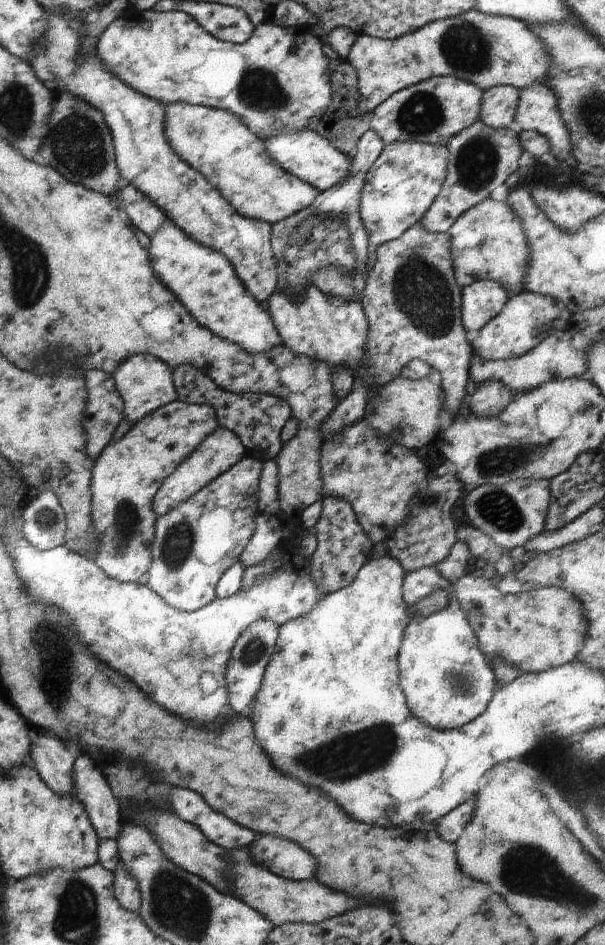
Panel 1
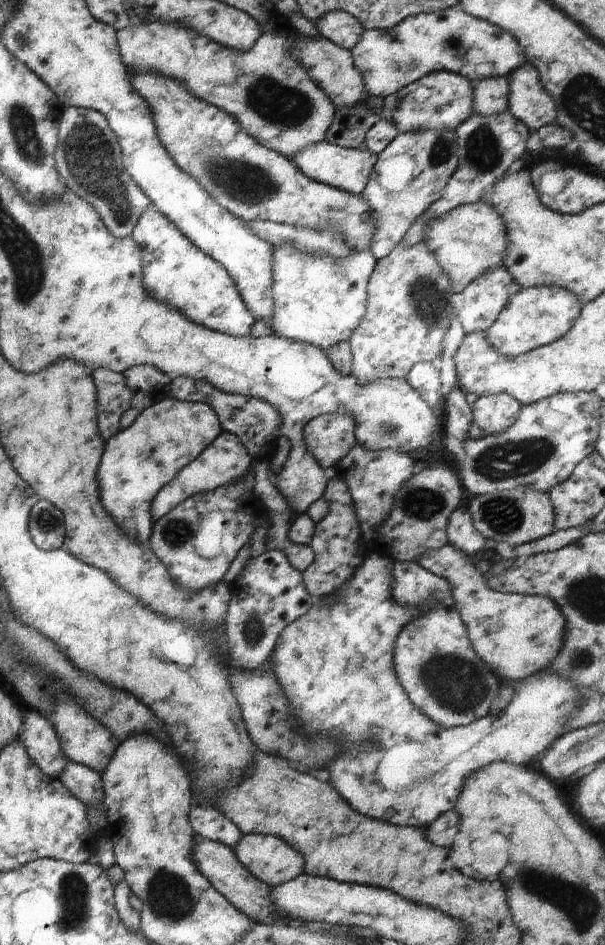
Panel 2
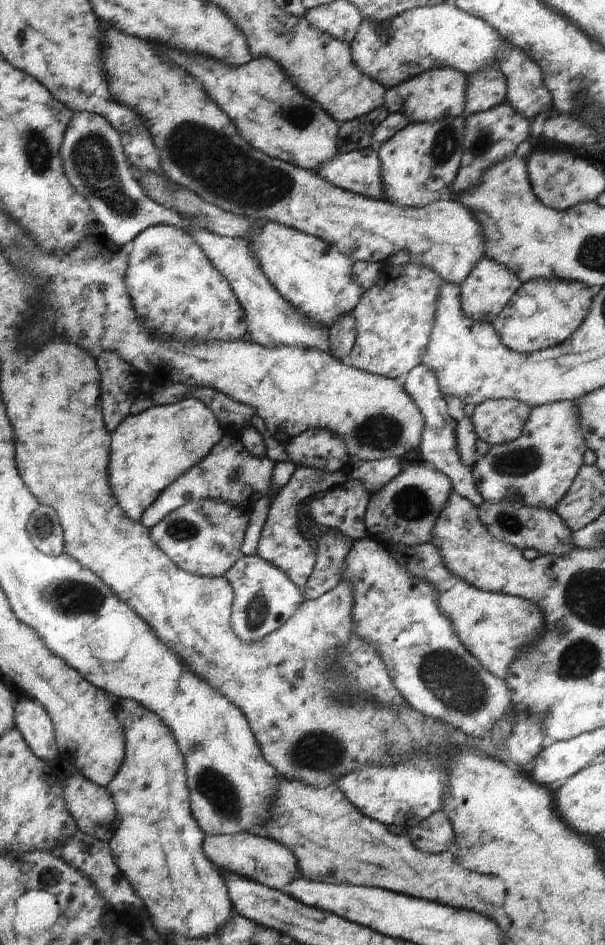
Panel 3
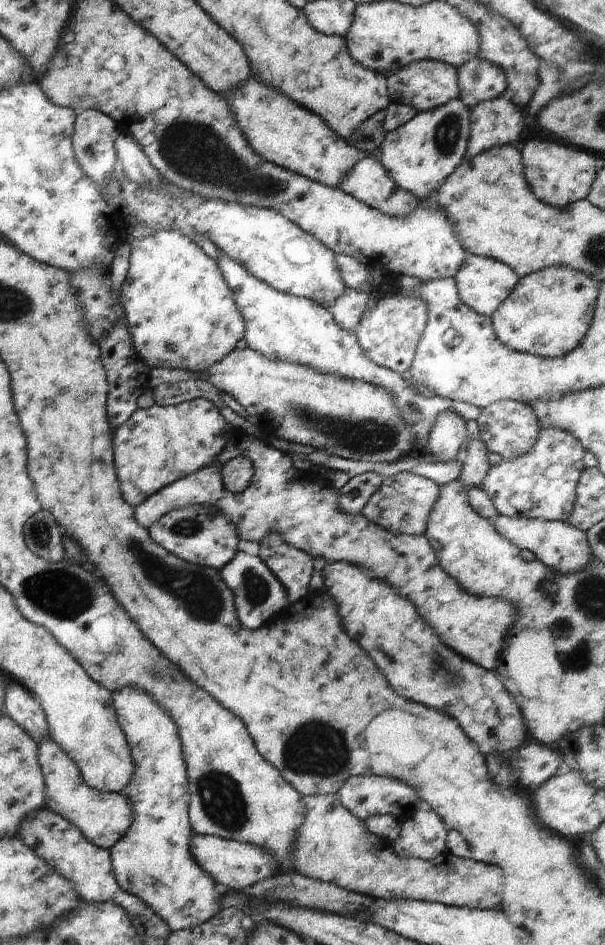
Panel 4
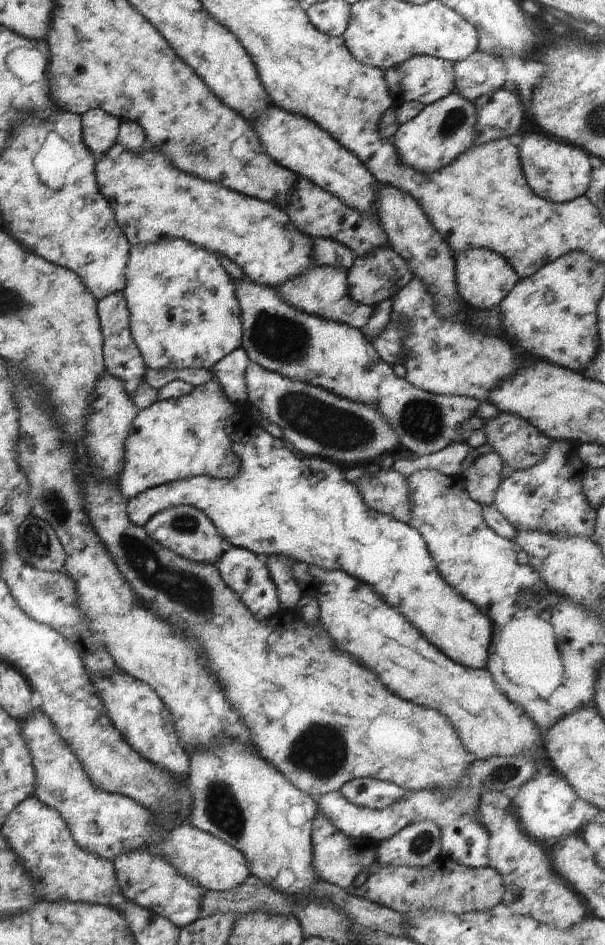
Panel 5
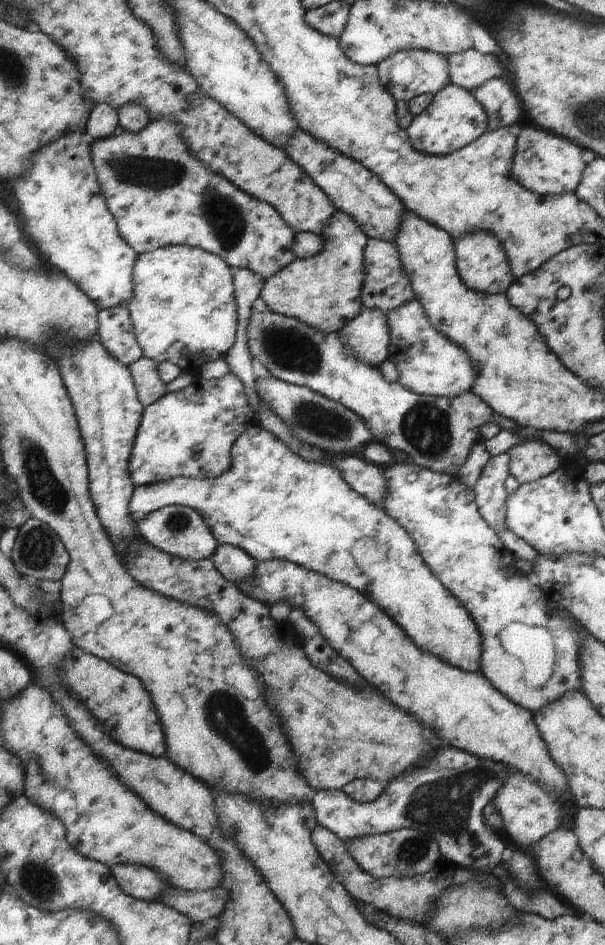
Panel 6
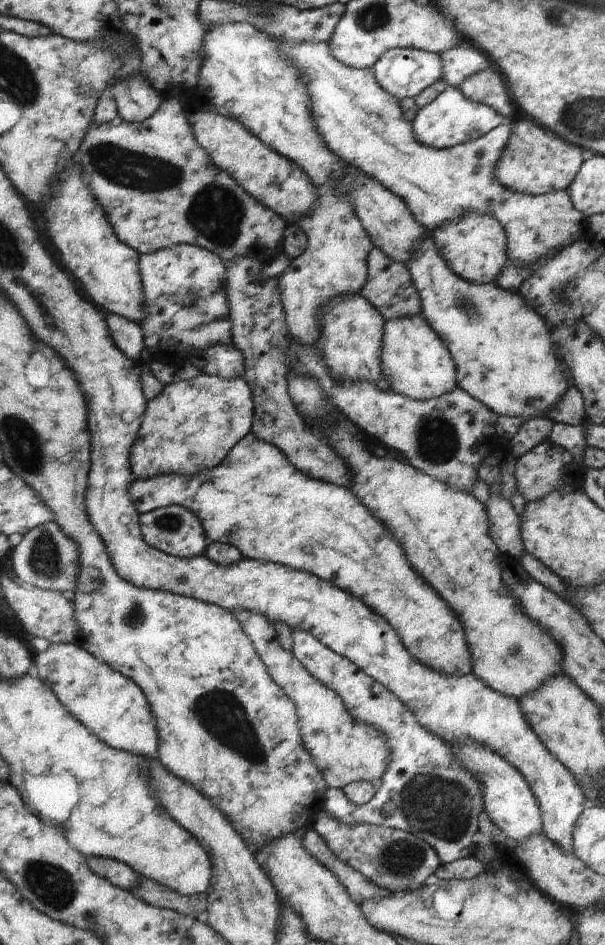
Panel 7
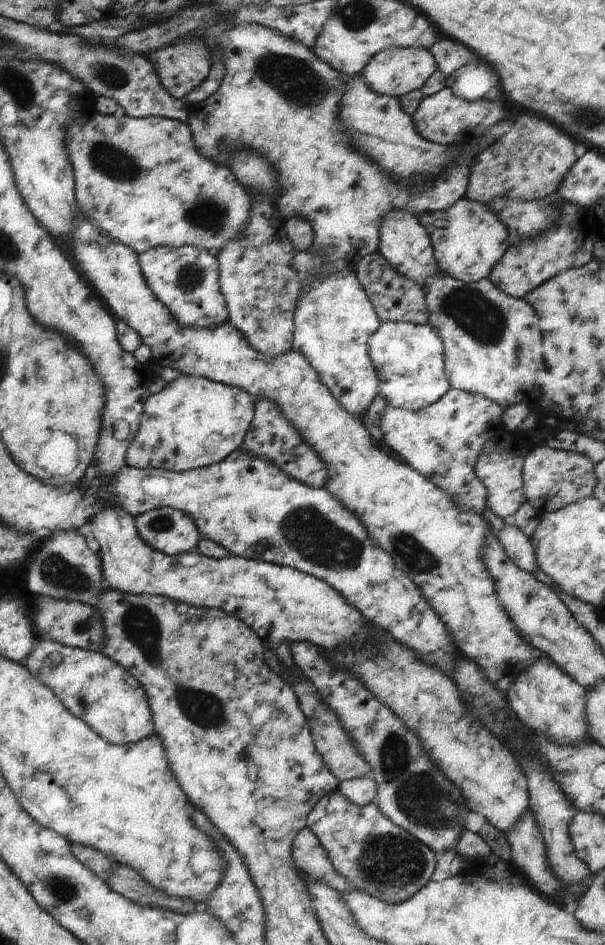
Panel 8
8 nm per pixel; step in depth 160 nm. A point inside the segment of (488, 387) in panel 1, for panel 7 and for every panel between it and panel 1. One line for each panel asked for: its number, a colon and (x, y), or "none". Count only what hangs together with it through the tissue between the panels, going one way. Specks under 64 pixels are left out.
2: (492, 414)
3: (495, 421)
4: (509, 428)
5: (519, 445)
6: (529, 461)
7: (537, 472)

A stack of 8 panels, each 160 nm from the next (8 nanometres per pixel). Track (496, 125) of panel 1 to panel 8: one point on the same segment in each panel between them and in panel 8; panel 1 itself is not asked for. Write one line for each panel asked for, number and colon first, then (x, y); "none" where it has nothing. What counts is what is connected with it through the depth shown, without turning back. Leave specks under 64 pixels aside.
2: (489, 96)
3: (485, 88)
4: (478, 80)
5: (480, 73)
6: (468, 69)
7: (462, 60)
8: (449, 55)

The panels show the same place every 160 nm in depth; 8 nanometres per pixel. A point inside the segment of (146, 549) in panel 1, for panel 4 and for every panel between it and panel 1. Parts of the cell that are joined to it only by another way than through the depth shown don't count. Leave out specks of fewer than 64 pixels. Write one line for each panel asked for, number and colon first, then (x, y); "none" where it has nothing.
2: (136, 461)
3: (149, 450)
4: (154, 447)

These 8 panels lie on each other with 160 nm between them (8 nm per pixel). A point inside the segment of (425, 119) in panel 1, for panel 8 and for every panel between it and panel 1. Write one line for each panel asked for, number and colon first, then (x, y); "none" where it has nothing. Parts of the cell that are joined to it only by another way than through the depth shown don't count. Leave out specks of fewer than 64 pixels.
2: (438, 100)
3: (434, 94)
4: (424, 85)
5: (423, 78)
6: (405, 74)
7: (404, 72)
8: (395, 71)

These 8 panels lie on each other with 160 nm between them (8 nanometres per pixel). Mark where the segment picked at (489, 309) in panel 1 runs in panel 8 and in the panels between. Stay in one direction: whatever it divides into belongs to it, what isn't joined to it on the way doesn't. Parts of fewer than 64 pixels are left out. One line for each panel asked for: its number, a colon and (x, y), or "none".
2: (484, 297)
3: (488, 287)
4: (482, 283)
5: (483, 278)
6: (480, 261)
7: (474, 246)
8: (467, 239)

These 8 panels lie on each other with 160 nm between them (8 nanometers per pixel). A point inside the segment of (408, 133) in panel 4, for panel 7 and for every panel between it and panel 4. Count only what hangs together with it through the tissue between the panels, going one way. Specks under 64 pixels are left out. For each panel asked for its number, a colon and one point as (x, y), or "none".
5: (443, 129)
6: (453, 118)
7: (450, 119)

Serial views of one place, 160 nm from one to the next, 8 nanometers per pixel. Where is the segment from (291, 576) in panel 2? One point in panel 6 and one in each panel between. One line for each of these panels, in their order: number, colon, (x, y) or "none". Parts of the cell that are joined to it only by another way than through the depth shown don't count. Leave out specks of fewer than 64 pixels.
3: (263, 598)
4: (257, 596)
5: (241, 570)
6: (231, 563)

